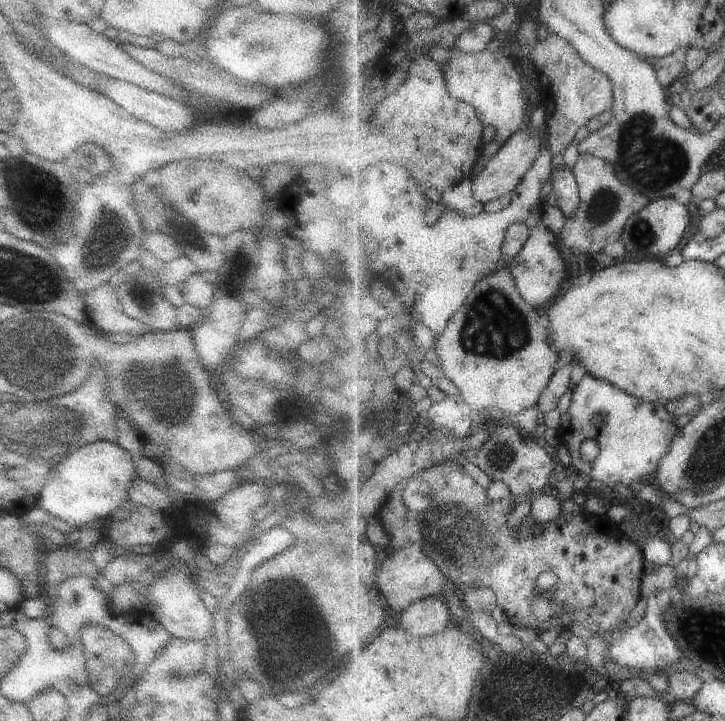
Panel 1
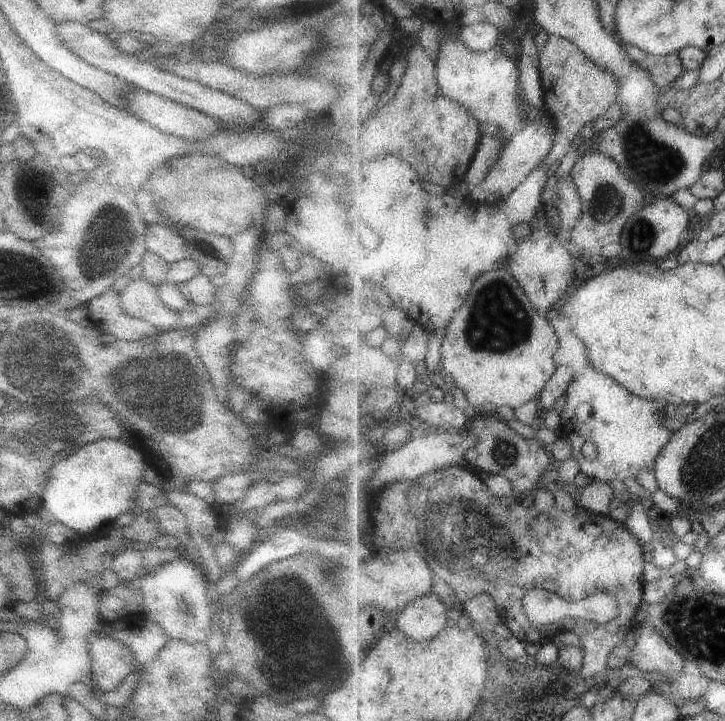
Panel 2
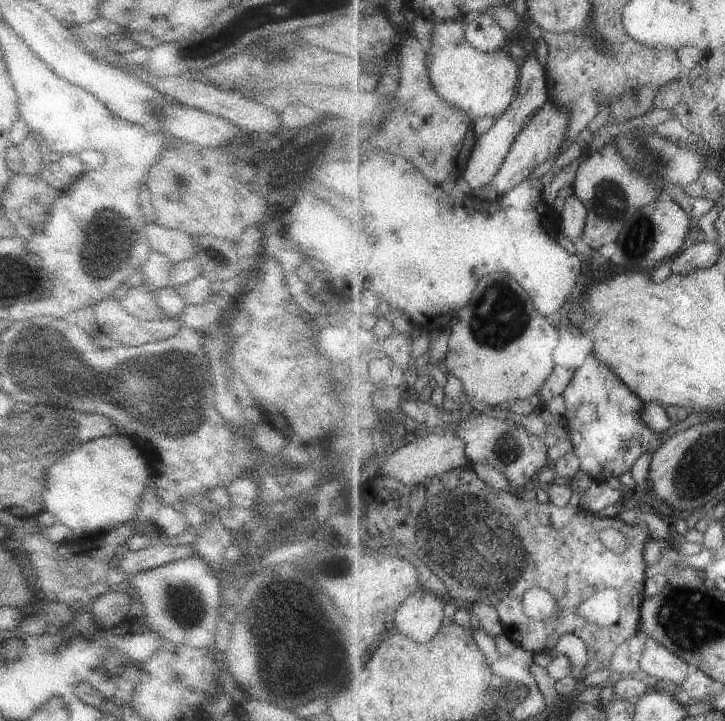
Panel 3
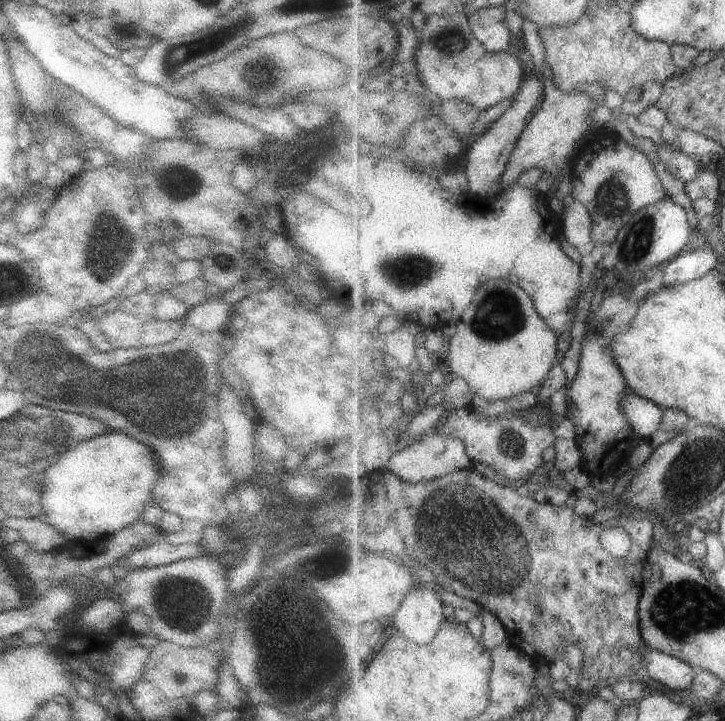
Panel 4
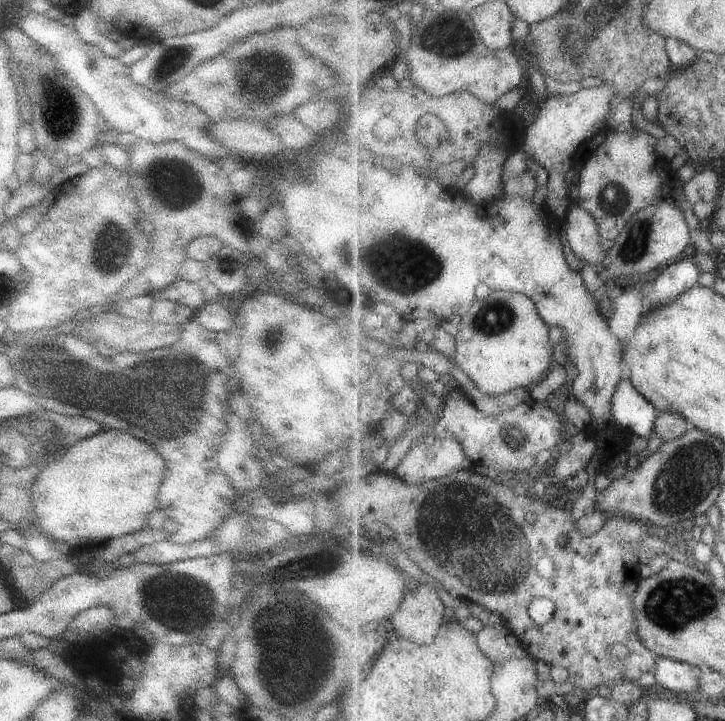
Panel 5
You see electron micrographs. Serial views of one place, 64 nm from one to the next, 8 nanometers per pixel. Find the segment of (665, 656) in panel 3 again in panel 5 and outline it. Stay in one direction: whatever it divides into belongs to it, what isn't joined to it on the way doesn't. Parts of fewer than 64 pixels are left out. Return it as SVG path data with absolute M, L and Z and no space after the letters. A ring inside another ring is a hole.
M658 657L657 669L653 672L663 687L677 692L700 692L703 672L692 663Z

